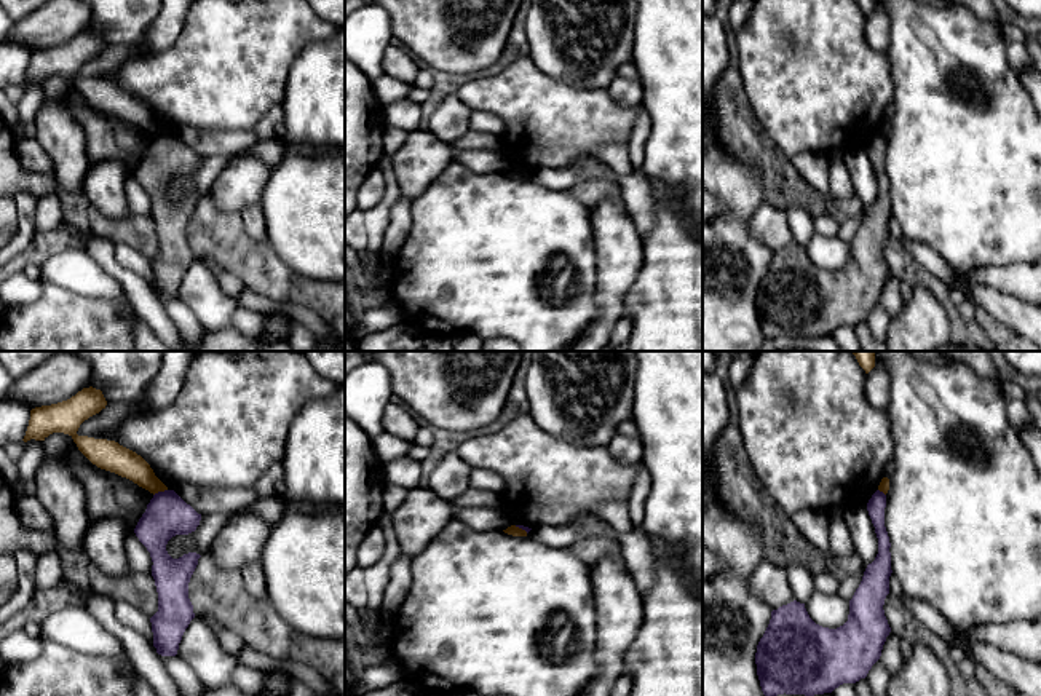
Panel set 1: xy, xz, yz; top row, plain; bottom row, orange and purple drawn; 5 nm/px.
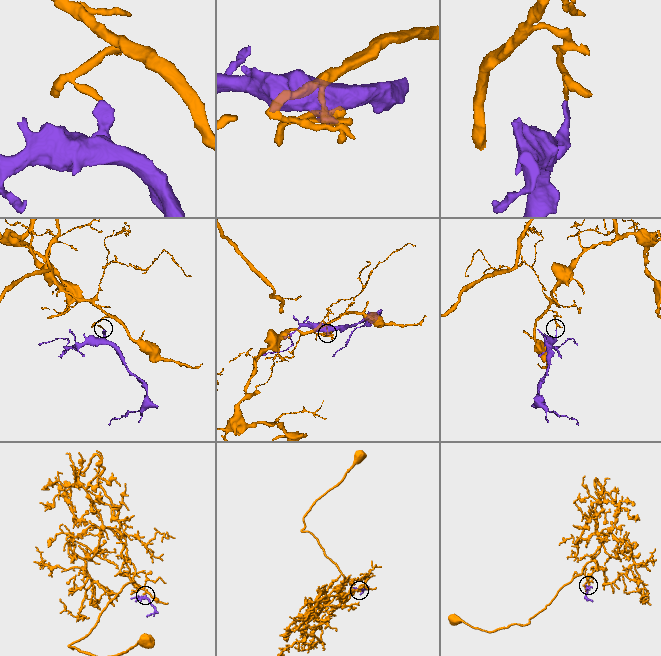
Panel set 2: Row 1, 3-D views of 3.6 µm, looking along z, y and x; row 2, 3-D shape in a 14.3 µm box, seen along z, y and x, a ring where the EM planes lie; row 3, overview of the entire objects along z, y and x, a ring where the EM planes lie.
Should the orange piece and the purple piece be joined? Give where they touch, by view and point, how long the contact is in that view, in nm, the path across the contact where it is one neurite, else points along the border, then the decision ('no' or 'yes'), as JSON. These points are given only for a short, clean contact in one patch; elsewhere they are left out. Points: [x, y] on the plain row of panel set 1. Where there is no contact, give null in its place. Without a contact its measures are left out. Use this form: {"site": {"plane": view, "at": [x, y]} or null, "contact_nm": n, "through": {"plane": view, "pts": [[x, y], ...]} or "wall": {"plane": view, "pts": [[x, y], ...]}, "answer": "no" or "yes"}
{"site": {"plane": "xy", "at": [160, 133]}, "contact_nm": 80, "wall": {"plane": "xy", "pts": [[166, 131], [154, 138]]}, "answer": "no"}

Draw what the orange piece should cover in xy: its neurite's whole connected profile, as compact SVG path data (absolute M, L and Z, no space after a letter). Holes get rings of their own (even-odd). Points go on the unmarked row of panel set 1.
M89 29L67 43L35 49L30 53L29 69L22 83L45 83L53 75L69 77L78 93L97 110L126 120L153 137L168 132L150 107L136 94L115 83L77 77L80 67L99 56L105 48L107 43L102 34Z

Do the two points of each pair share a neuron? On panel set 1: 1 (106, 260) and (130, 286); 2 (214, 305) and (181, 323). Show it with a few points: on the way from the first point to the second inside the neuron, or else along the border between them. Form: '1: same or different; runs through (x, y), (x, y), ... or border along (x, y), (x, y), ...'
1: same; runs through (112, 267), (125, 280)
2: different; border along (176, 297), (205, 329)

